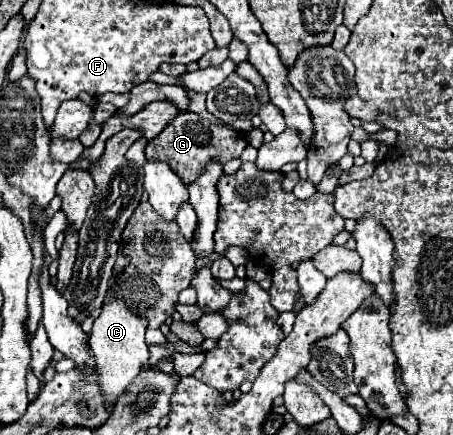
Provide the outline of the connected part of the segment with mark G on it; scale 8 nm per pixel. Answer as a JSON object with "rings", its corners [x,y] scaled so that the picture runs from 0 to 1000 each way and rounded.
{"rings":[[[404,255],[391,264],[391,274],[382,274],[382,283],[373,283],[373,292],[364,292],[364,301],[325,329],[320,356],[338,370],[369,370],[400,416],[417,425],[435,411],[435,402],[444,402],[444,393],[453,393],[453,375],[461,375],[461,366],[488,366],[488,375],[501,375],[506,366],[523,366],[541,338],[545,320],[536,306],[461,283],[430,260]]]}

